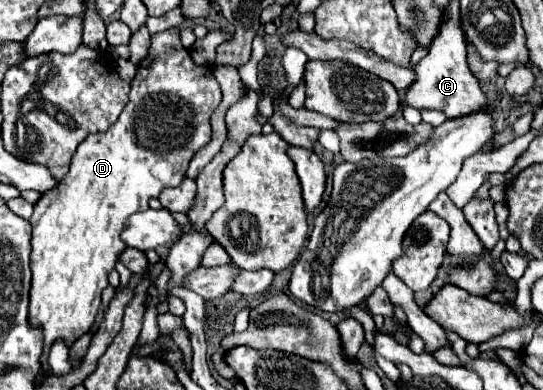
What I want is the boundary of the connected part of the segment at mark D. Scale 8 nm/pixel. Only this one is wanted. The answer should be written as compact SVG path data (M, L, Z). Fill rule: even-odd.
M179 28L151 36L149 54L137 66L137 76L131 82L129 104L119 114L117 122L105 132L89 134L79 144L67 176L59 182L59 186L55 186L55 190L49 190L37 200L35 212L29 220L33 226L29 322L33 326L43 326L43 370L49 370L45 360L57 338L63 338L71 346L73 340L93 326L97 308L101 306L101 292L107 286L107 274L115 268L121 250L125 250L121 232L127 216L147 210L149 200L159 198L163 188L179 186L195 152L211 140L209 118L221 104L221 88L211 68L213 66L209 64L199 66L193 62L191 52L179 40Z

